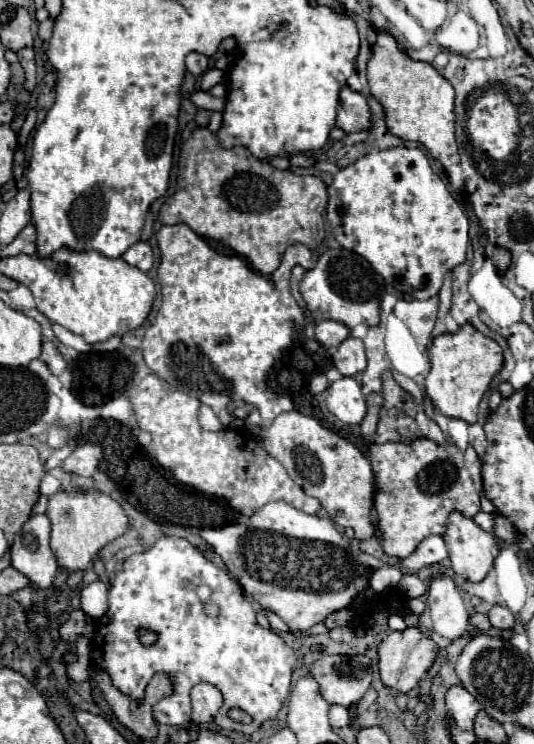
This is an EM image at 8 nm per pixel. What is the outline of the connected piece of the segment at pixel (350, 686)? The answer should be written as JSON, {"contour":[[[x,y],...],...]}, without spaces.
{"contour":[[[329,655],[313,663],[311,675],[317,679],[325,701],[351,707],[369,689],[373,663],[367,655]]]}

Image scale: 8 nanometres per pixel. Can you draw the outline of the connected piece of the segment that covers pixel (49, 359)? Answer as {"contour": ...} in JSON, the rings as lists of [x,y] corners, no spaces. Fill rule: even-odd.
{"contour":[[[49,341],[43,343],[43,351],[41,351],[41,355],[39,355],[39,361],[43,361],[53,375],[61,375],[61,373],[65,371],[65,367],[67,367],[63,355],[61,355],[61,353],[55,349],[55,345],[49,343]]]}

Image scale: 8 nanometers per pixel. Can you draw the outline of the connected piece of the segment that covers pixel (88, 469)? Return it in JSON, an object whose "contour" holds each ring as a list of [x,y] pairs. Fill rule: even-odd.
{"contour":[[[83,443],[83,445],[79,445],[75,449],[75,453],[71,457],[65,459],[63,469],[67,469],[69,473],[75,473],[75,475],[91,477],[101,461],[103,461],[103,449],[101,449],[101,445]]]}

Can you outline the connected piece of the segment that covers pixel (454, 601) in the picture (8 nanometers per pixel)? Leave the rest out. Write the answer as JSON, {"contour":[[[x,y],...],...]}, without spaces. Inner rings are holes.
{"contour":[[[447,575],[431,577],[427,603],[433,619],[433,633],[445,641],[453,641],[467,633],[469,611],[463,603],[461,591]]]}

